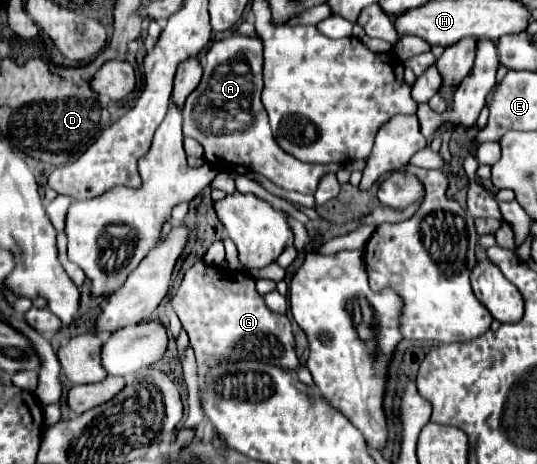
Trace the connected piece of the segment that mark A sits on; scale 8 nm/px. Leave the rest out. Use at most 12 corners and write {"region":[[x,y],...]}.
{"region":[[261,38],[205,54],[183,134],[215,170],[315,194],[325,166],[277,146]]}

